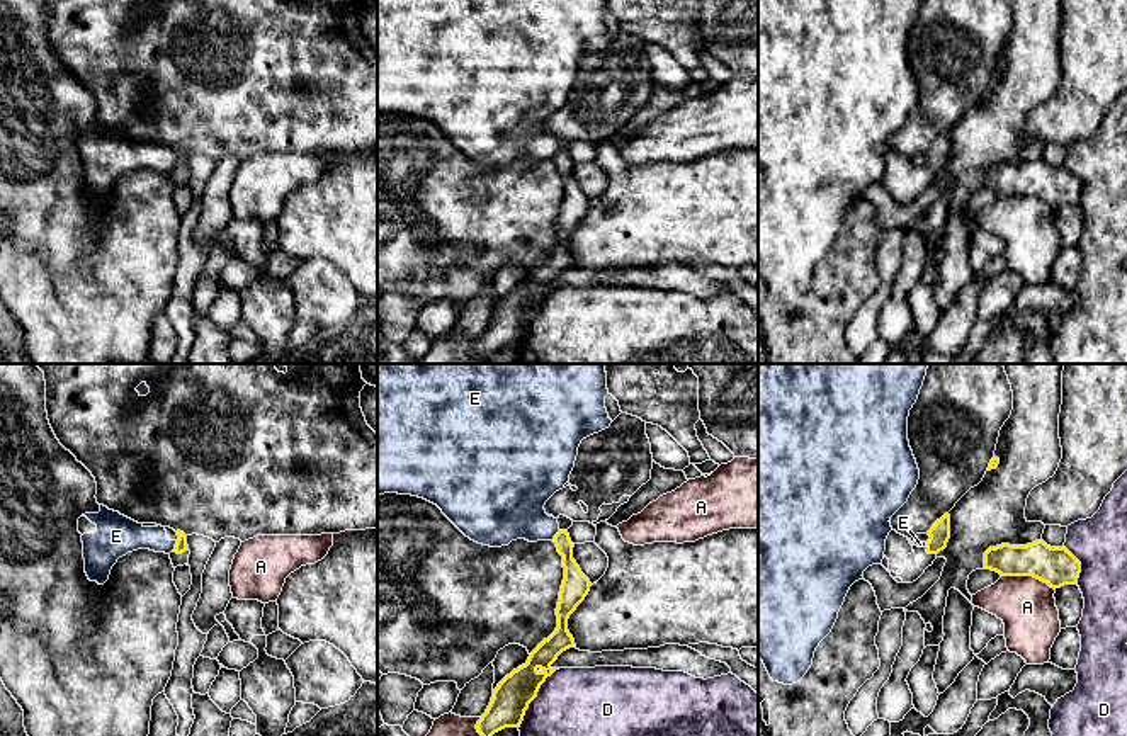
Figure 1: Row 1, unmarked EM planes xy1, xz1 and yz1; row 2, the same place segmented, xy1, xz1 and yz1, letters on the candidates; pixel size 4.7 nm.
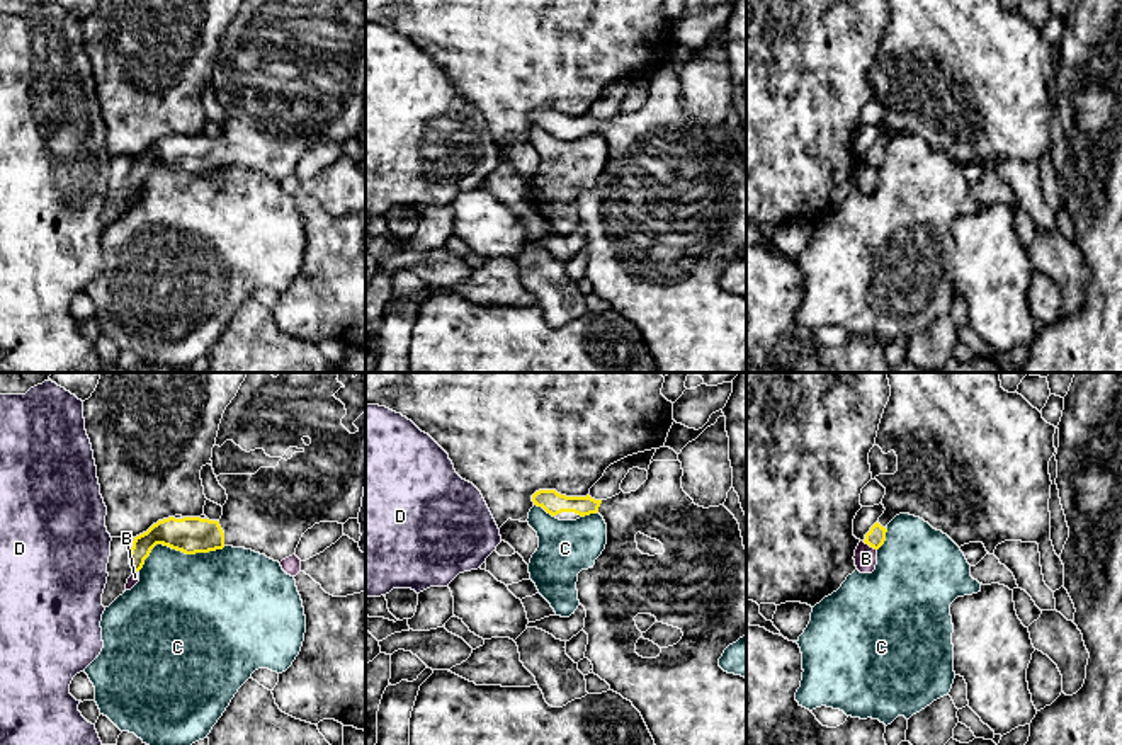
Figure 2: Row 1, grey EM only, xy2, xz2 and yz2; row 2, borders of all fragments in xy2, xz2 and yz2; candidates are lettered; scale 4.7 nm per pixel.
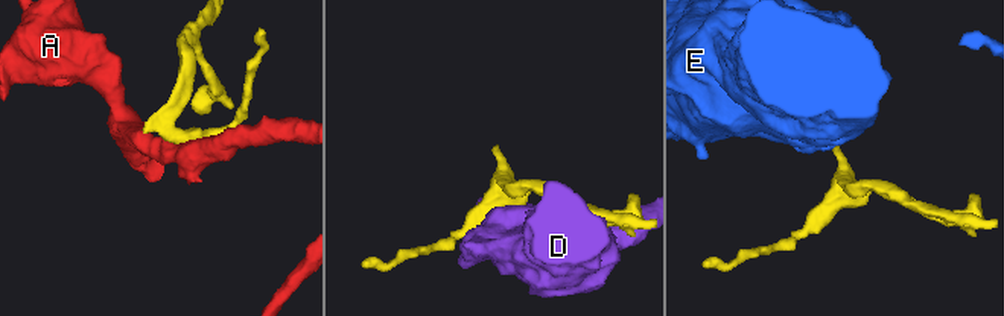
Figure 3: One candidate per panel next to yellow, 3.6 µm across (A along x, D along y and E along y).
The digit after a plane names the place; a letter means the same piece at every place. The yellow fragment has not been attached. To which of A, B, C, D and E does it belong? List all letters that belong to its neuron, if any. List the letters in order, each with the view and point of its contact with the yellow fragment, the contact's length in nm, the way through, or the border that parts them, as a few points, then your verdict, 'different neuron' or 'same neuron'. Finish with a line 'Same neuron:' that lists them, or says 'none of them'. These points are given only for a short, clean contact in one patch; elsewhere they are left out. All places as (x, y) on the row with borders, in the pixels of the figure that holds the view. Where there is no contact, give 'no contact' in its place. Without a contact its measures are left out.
A: meets yellow in yz1 at (1029, 575); contact 260 nm long; different neuron
B: meets yellow in yz2 at (869, 545); contact 80 nm long; different neuron
C: meets yellow in xy2 at (177, 550); contact 440 nm long; different neuron
D: meets yellow in xz1 at (536, 696); contact 340 nm long; different neuron
E: meets yellow in xy1 at (175, 546); contact 50 nm long; border along xy1 (177, 541), (172, 549); different neuron
Same neuron: none of them

